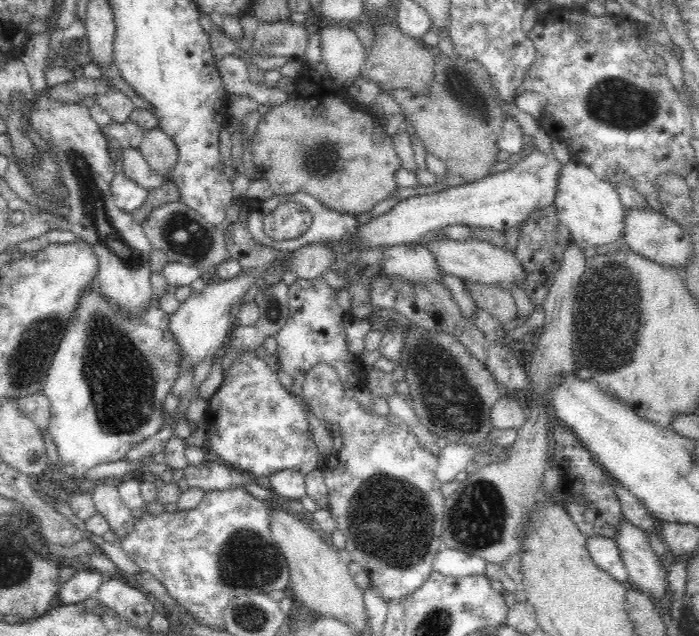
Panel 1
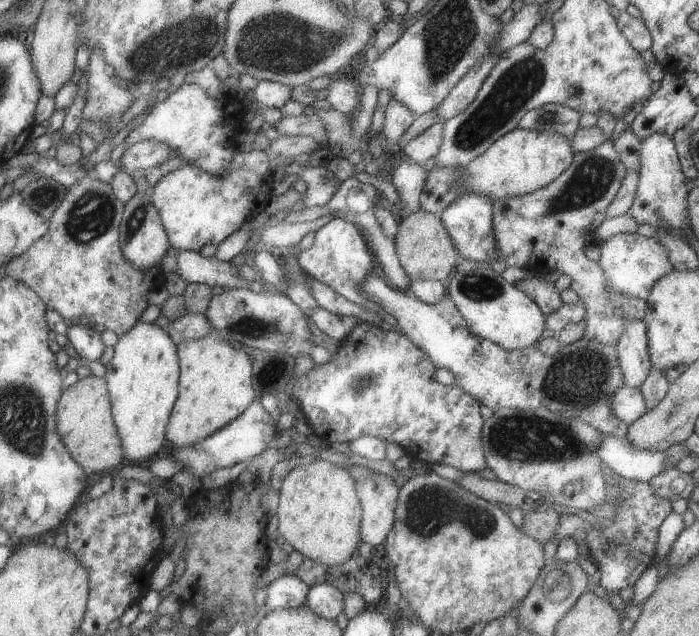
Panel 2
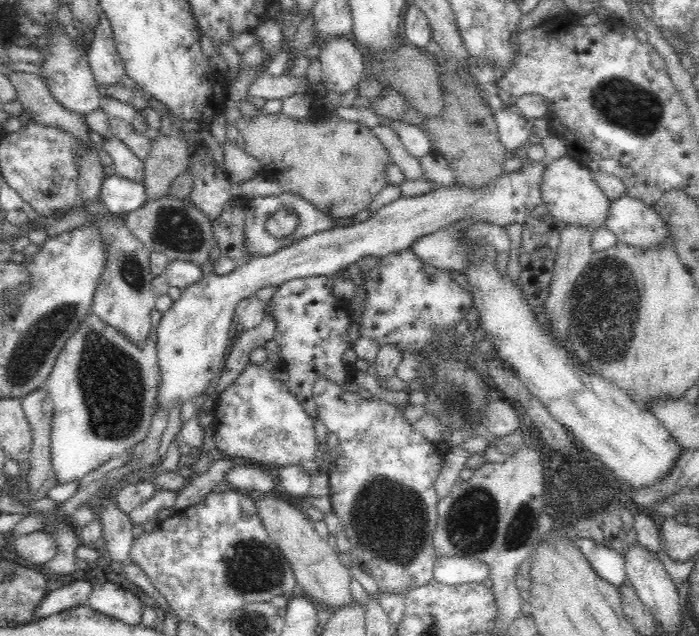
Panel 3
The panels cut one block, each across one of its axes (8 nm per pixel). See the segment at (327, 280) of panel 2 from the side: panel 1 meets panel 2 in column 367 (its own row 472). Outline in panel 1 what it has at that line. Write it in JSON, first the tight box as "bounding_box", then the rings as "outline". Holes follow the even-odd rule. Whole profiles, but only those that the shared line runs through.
{"bounding_box":[204,352,323,478],"outline":[[[255,352],[239,356],[208,403],[204,418],[206,450],[216,452],[234,468],[255,478],[287,468],[306,475],[323,465],[318,459],[318,449],[303,405],[282,386],[277,374]]]}

